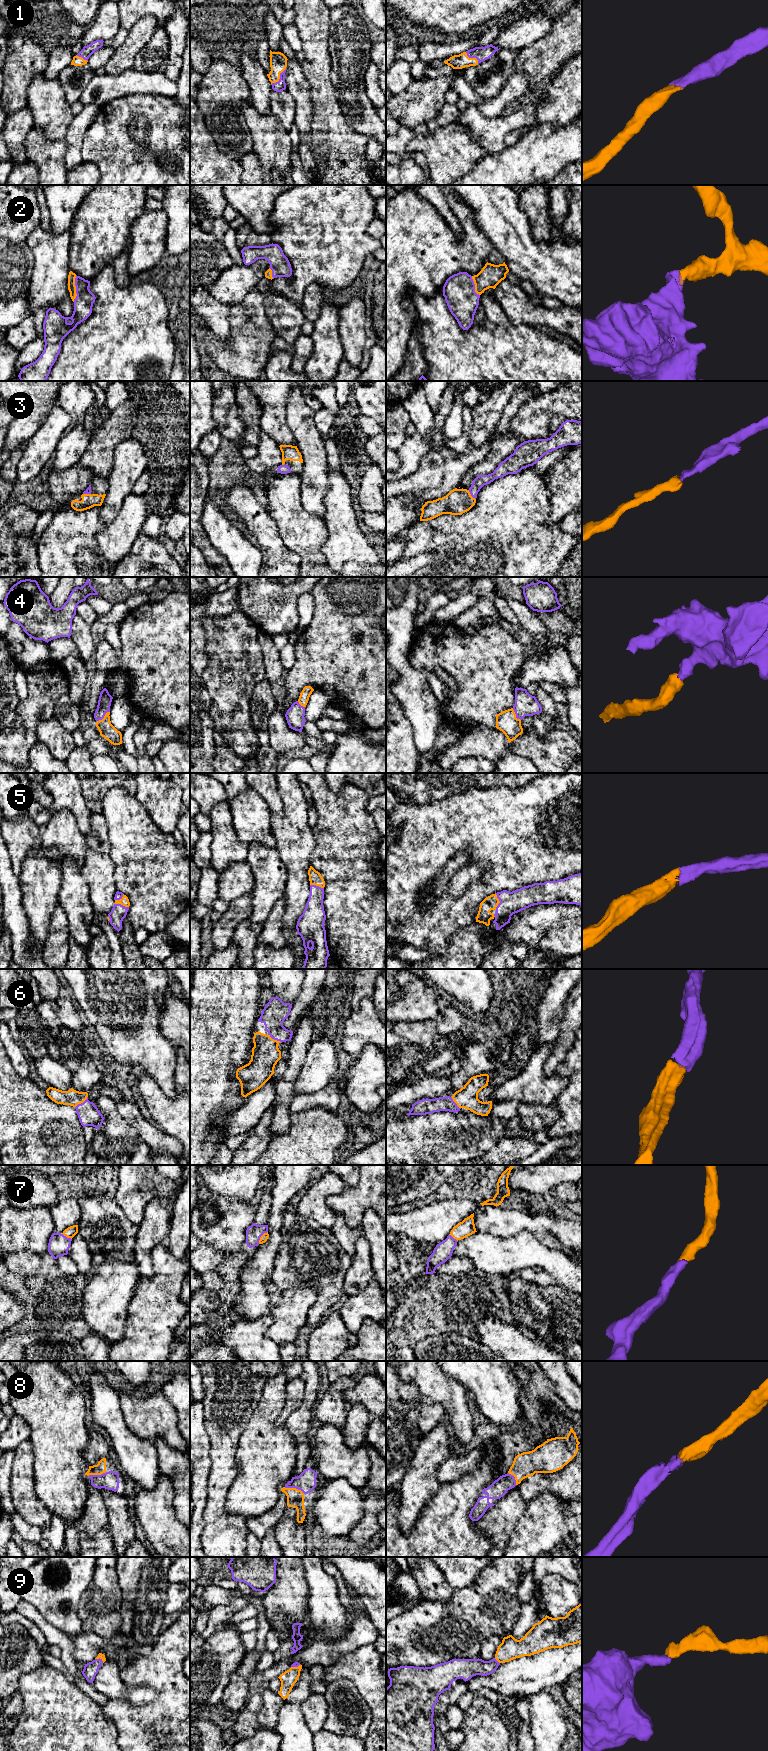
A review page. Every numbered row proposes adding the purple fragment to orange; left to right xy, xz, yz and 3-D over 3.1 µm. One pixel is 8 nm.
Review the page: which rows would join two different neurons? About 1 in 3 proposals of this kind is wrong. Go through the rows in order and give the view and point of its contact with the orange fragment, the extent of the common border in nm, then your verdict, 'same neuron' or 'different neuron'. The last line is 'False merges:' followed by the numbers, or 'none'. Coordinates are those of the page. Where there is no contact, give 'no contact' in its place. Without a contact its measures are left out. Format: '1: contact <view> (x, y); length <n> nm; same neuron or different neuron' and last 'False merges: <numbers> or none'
1: contact xz (279, 78); length 180 nm; same neuron
2: contact xy (75, 288); length 220 nm; same neuron
3: contact yz (470, 495); length 100 nm; same neuron
4: contact xy (104, 717); length 140 nm; same neuron
5: contact yz (499, 901); length 140 nm; same neuron
6: contact xy (81, 1102); length 140 nm; same neuron
7: contact xz (260, 1237); length 130 nm; same neuron
8: contact xz (294, 1488); length 180 nm; same neuron
9: contact yz (497, 1660); length 60 nm; same neuron
False merges: none

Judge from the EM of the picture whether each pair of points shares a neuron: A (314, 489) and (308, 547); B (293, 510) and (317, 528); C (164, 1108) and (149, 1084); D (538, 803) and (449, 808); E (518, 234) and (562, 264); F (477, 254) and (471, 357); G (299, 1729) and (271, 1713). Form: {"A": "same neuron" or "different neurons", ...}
{"A": "different neurons", "B": "same neuron", "C": "same neuron", "D": "same neuron", "E": "same neuron", "F": "different neurons", "G": "different neurons"}

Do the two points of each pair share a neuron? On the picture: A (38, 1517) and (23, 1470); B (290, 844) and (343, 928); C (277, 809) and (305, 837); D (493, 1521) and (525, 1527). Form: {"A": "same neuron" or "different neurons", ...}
{"A": "same neuron", "B": "different neurons", "C": "different neurons", "D": "different neurons"}

